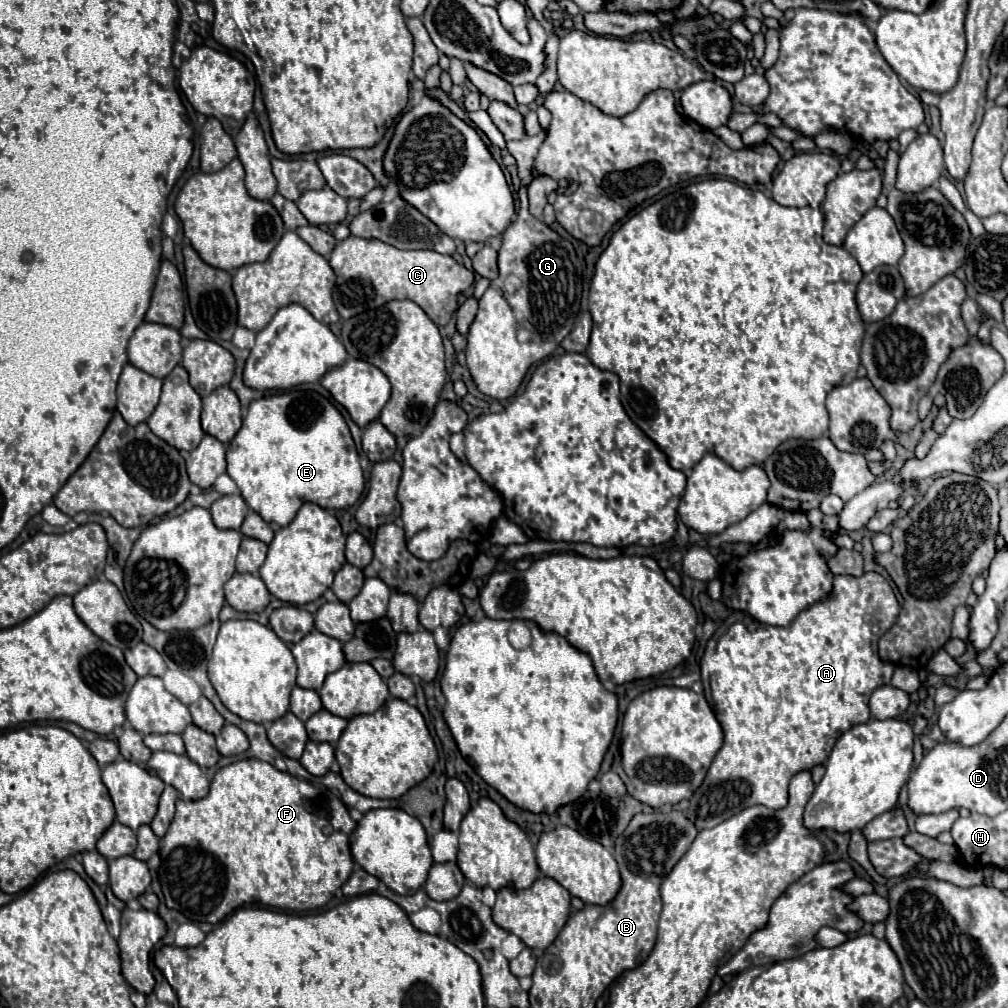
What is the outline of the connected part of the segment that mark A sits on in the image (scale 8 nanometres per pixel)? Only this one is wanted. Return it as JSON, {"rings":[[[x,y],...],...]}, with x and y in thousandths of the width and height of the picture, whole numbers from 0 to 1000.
{"rings":[[[860,567],[856,569],[854,573],[846,573],[846,571],[828,571],[826,575],[826,587],[824,591],[818,595],[818,597],[813,597],[813,599],[807,599],[805,603],[797,605],[781,623],[771,623],[771,621],[761,621],[761,619],[755,619],[751,617],[747,611],[739,609],[739,607],[725,607],[723,613],[711,623],[711,627],[707,629],[707,633],[703,635],[701,639],[701,645],[699,645],[699,651],[695,655],[695,659],[701,661],[703,665],[703,681],[705,681],[705,692],[707,692],[707,698],[709,698],[709,710],[717,722],[717,728],[719,728],[719,736],[715,740],[715,744],[711,746],[697,778],[689,784],[689,788],[686,790],[684,794],[684,802],[682,802],[682,812],[689,817],[691,823],[697,823],[697,821],[707,821],[711,817],[715,817],[717,813],[733,808],[735,804],[743,802],[743,800],[751,800],[751,798],[757,798],[761,802],[777,802],[781,798],[781,780],[783,780],[783,774],[797,766],[797,764],[805,764],[807,760],[811,758],[816,758],[824,746],[824,742],[828,740],[830,732],[840,726],[844,720],[848,718],[858,718],[862,712],[864,712],[864,706],[862,706],[862,690],[864,687],[870,683],[870,681],[876,681],[876,679],[882,679],[884,677],[884,671],[886,671],[886,665],[888,661],[874,655],[872,651],[872,633],[888,619],[890,611],[892,611],[892,597],[882,581],[882,577],[870,569],[870,567]]]}

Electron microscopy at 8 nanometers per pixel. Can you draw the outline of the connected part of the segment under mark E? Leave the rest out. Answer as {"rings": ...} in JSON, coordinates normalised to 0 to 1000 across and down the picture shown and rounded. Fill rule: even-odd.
{"rings":[[[301,385],[263,393],[247,401],[247,409],[241,415],[239,427],[225,442],[225,470],[237,482],[237,488],[245,500],[263,518],[279,524],[287,522],[303,498],[311,498],[322,506],[340,506],[354,500],[362,484],[356,450],[338,409],[318,391]]]}

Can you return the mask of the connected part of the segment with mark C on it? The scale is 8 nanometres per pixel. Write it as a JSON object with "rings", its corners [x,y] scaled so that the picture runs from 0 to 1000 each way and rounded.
{"rings":[[[346,234],[332,244],[326,262],[334,272],[330,298],[340,317],[362,308],[376,306],[388,298],[410,298],[434,321],[441,323],[453,308],[453,296],[471,280],[467,268],[453,262],[447,254],[428,248],[394,248],[378,238],[362,238]]]}

